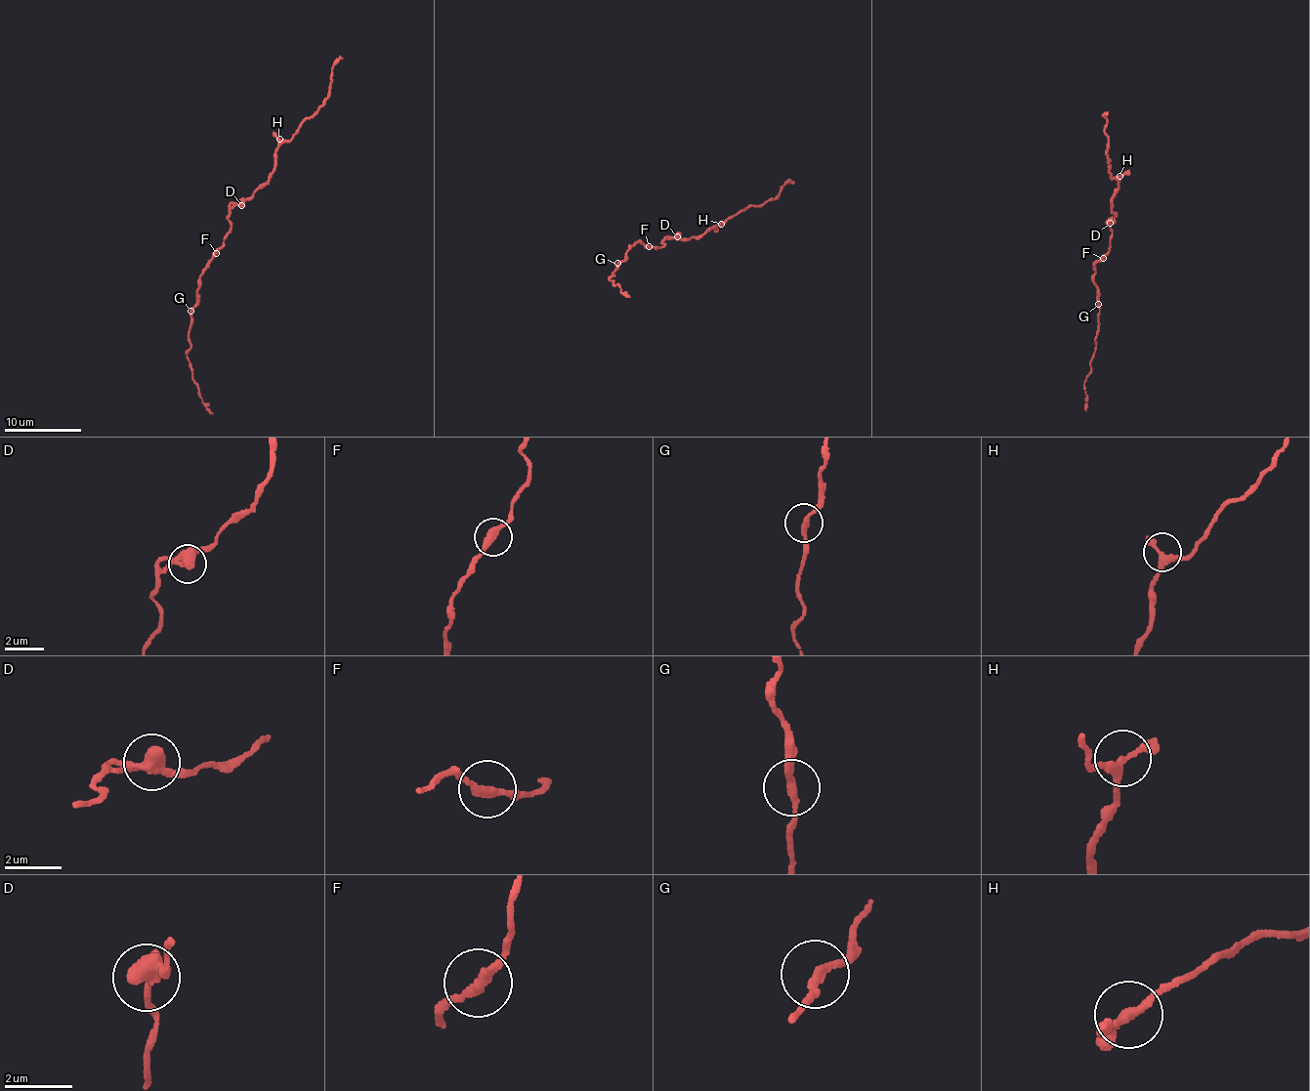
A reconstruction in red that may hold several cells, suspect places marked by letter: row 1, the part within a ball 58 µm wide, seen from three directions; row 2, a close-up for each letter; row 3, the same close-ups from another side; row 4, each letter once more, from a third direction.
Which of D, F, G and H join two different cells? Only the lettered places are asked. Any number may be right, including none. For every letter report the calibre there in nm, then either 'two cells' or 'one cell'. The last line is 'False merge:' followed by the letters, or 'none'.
D: 380 nm thick; one cell
F: 320 nm thick; one cell
G: 220 nm thick; one cell
H: 240 nm thick; one cell
False merge: none

